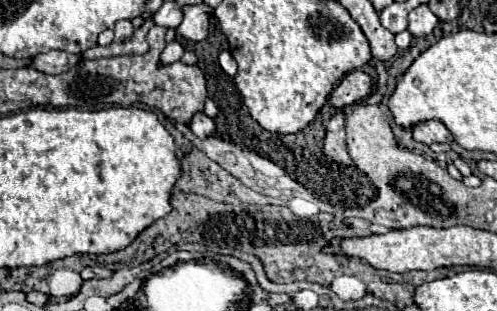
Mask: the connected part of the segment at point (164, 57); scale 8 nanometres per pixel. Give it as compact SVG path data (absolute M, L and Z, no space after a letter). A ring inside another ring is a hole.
M171 41L171 43L165 47L165 51L161 53L161 65L167 65L167 63L173 63L173 61L179 61L179 59L183 57L183 53L185 53L183 45L181 45L179 41Z

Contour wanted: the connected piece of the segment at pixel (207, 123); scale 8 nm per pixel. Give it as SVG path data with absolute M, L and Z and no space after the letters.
M199 111L199 113L193 115L189 127L191 127L191 131L193 131L199 139L201 139L201 137L209 137L209 135L213 135L213 131L215 131L213 119L207 117L203 111Z

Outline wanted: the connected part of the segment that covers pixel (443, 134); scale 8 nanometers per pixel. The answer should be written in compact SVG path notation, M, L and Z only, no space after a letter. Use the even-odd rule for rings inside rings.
M429 119L413 127L413 139L425 145L445 143L445 141L451 141L451 133L439 119Z

